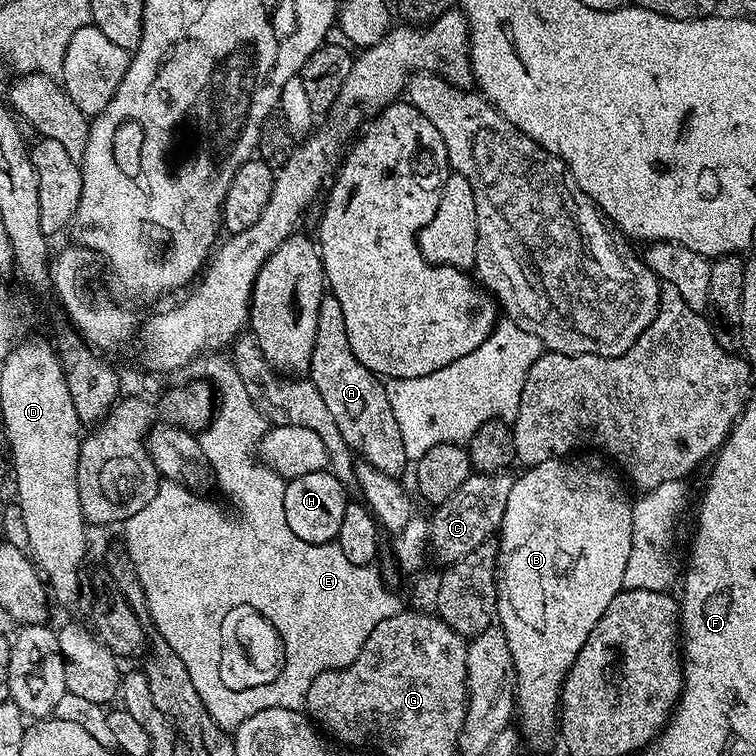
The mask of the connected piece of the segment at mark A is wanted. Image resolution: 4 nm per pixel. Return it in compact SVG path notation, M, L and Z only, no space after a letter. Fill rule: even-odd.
M325 294L318 306L318 330L314 334L310 378L318 394L322 394L322 402L326 402L330 414L334 414L334 422L338 422L338 430L342 430L342 438L353 453L382 474L403 477L404 467L409 467L410 461L406 446L402 446L398 418L394 418L394 410L390 410L390 398L386 398L381 377L358 362L346 334L342 306L331 294Z

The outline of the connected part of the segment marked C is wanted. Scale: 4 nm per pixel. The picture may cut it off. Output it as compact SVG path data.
M508 472L473 474L462 486L430 516L430 548L443 562L451 562L466 554L483 549L489 543L488 535L499 533L500 522L506 510L506 498L510 498L513 477Z

